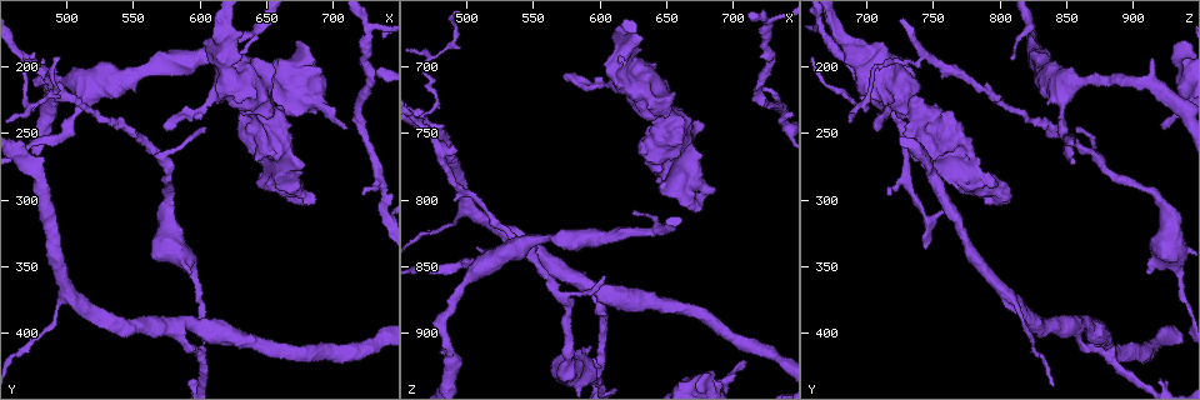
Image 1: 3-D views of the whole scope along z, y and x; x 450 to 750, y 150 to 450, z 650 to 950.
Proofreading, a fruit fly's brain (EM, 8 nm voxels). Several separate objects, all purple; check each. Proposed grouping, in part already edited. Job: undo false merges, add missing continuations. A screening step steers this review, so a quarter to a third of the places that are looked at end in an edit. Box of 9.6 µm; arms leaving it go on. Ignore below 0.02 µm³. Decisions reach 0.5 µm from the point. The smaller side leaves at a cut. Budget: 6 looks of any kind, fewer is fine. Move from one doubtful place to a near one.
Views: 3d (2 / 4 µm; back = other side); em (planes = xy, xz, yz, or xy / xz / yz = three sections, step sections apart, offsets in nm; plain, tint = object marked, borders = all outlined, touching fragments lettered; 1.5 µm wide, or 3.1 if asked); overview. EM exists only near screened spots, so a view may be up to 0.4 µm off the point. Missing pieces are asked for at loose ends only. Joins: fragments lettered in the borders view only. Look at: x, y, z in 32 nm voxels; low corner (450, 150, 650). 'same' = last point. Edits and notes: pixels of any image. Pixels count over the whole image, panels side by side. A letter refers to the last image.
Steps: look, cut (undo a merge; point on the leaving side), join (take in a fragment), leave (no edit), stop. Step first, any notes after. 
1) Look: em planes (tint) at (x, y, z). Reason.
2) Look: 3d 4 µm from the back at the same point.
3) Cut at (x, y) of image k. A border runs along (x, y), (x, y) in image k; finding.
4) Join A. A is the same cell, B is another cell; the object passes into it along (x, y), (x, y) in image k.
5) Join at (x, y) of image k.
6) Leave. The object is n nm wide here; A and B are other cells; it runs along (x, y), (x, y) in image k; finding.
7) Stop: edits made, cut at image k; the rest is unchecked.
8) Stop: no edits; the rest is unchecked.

Look: 3d 4 µm at (710, 248, 920). Free end.

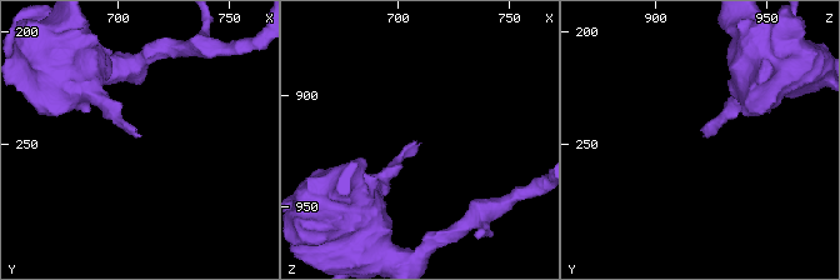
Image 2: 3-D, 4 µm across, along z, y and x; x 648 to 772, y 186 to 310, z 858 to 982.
Look: em planes (borders) at (710, 246, 921).

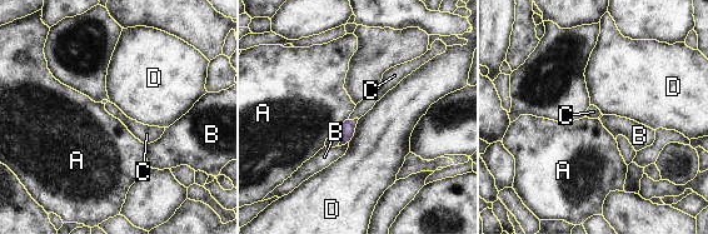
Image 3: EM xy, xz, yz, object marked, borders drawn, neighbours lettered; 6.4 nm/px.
Join C. The longest contact is with D, 180 nm; C is the same cell, A, B and D are other cells; the object passes into it along (347, 129), (354, 119), (362, 108) in image 3; the neuron continues.

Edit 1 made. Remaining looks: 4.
Look: overview.

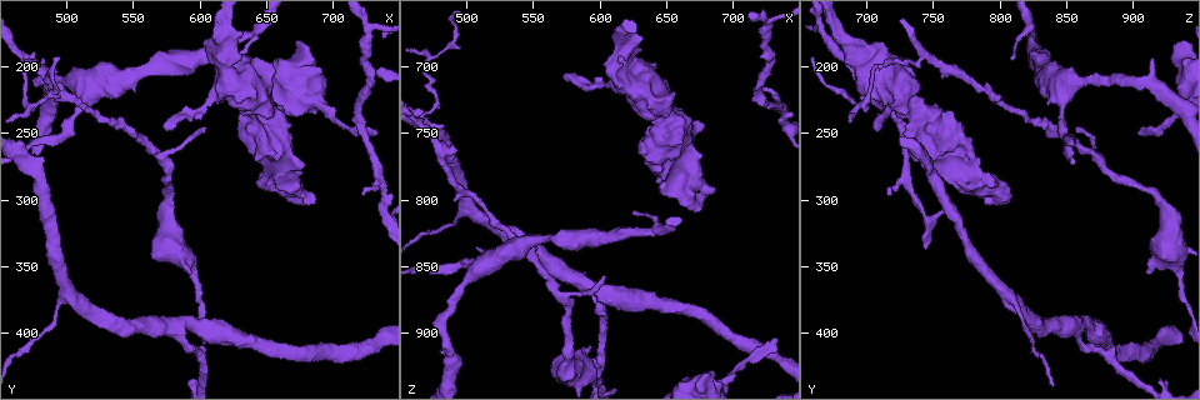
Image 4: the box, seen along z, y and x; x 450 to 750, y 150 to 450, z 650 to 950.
Look: 3d 2 µm at (722, 296, 718). Tapers out.

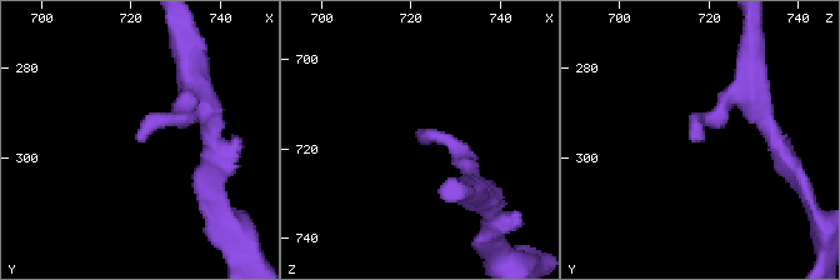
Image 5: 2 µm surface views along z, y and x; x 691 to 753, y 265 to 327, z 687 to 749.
Look: em xy step 8 (tint) at (722, 296, 718). Need the tissue.

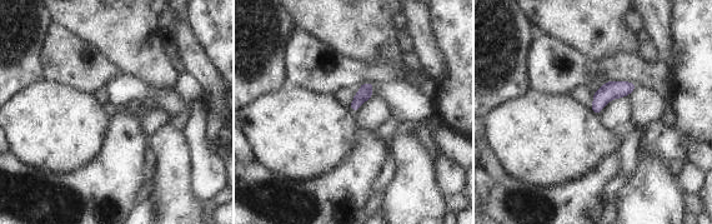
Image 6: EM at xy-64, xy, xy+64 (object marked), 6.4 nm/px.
Look: em planes (borders) at the same point. Another direction.

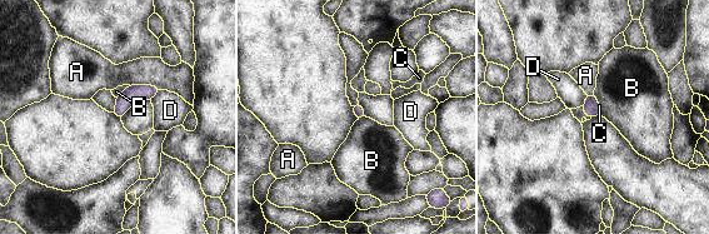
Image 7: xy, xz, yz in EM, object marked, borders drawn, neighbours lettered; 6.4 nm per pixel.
Leave. A, B, C and D are other cells; a border runs along (116, 98), (116, 105), (113, 111) in image 7; none of them fits.

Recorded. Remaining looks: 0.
Stop: edits made, join at image 3; the rest is unchecked.

